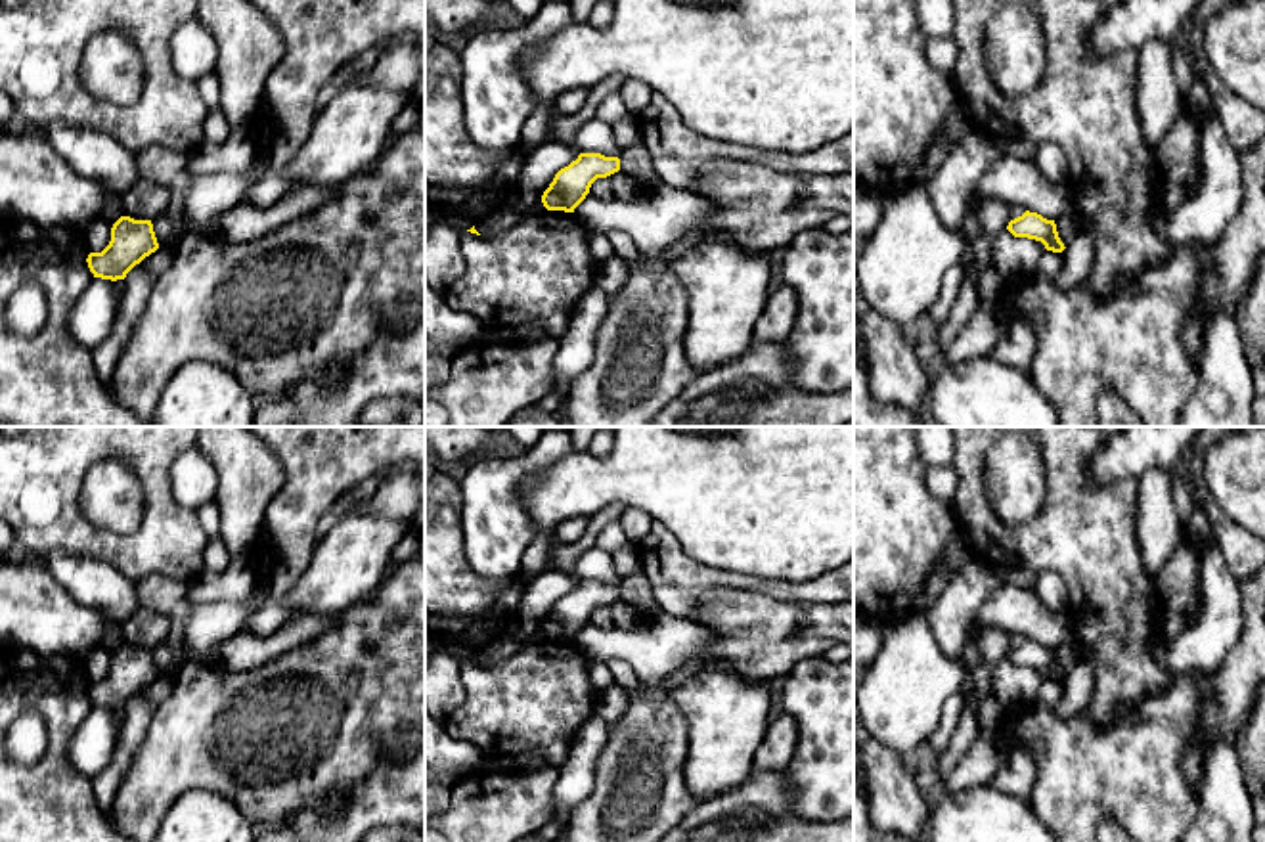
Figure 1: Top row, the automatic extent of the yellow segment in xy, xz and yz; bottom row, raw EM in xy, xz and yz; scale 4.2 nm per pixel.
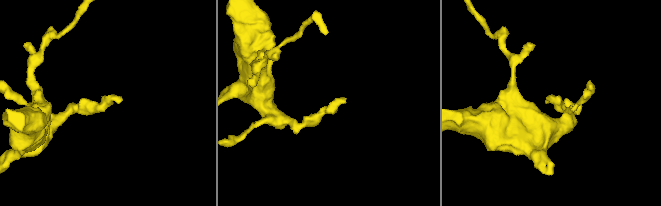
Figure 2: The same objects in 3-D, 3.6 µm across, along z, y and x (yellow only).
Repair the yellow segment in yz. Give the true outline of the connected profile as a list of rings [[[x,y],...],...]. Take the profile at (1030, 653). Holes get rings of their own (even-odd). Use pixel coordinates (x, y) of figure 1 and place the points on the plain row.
[[[1026,639],[1022,645],[1009,651],[1007,658],[1014,666],[1041,670],[1047,679],[1062,681],[1066,676],[1058,666],[1054,649],[1047,649],[1037,641]]]

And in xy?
[[[121,645],[111,656],[109,674],[101,681],[90,681],[86,691],[94,706],[117,710],[157,677],[151,649]]]

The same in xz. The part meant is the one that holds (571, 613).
[[[580,582],[576,589],[555,603],[553,610],[542,624],[542,632],[547,639],[574,641],[597,607],[607,607],[618,599],[618,586]]]

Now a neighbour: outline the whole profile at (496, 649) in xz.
[[[536,632],[530,639],[515,639],[513,635],[496,635],[484,641],[477,651],[475,658],[484,666],[494,666],[505,658],[521,653],[524,647],[545,639],[544,632]]]

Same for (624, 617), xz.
[[[622,599],[607,605],[607,609],[612,614],[614,628],[620,628],[620,630],[637,630],[645,622],[637,614],[637,610],[632,605],[628,605],[626,601],[622,601]]]

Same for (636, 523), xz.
[[[626,507],[620,524],[624,528],[624,534],[632,543],[637,543],[643,536],[649,534],[653,528],[655,521],[649,513],[635,509],[635,507]]]

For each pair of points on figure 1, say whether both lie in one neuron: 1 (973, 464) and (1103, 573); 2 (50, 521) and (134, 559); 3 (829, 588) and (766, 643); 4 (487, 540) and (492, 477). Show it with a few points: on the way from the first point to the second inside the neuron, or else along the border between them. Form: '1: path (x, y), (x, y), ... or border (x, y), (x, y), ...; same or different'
1: path (973, 508), (1007, 544), (1059, 544); same
2: path (71, 532), (83, 540), (113, 548); same
3: border (768, 594), (777, 599), (833, 603); different
4: path (492, 525), (492, 492); same

